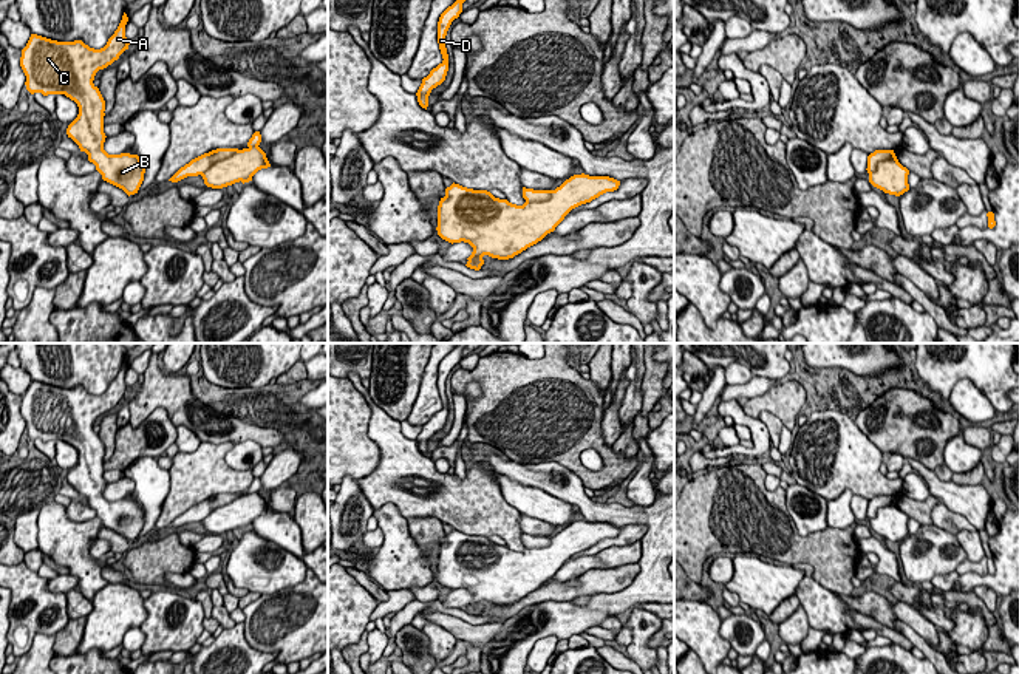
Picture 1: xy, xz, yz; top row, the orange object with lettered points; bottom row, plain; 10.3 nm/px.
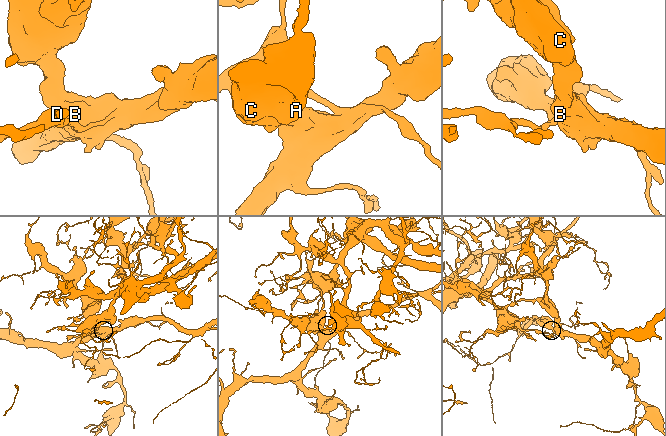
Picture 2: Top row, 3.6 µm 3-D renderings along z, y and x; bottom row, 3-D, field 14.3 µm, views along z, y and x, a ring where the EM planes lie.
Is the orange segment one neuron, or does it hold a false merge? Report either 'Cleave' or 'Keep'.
Cleave

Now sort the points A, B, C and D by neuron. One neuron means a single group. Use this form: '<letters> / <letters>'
A B C / D

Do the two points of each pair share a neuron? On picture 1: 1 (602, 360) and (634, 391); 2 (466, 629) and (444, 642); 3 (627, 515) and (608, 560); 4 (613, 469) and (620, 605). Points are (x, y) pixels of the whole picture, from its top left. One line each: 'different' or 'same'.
1: same
2: different
3: different
4: different

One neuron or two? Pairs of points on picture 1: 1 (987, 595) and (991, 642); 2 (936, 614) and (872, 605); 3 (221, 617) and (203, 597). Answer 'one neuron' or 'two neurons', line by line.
1: two neurons
2: one neuron
3: one neuron

